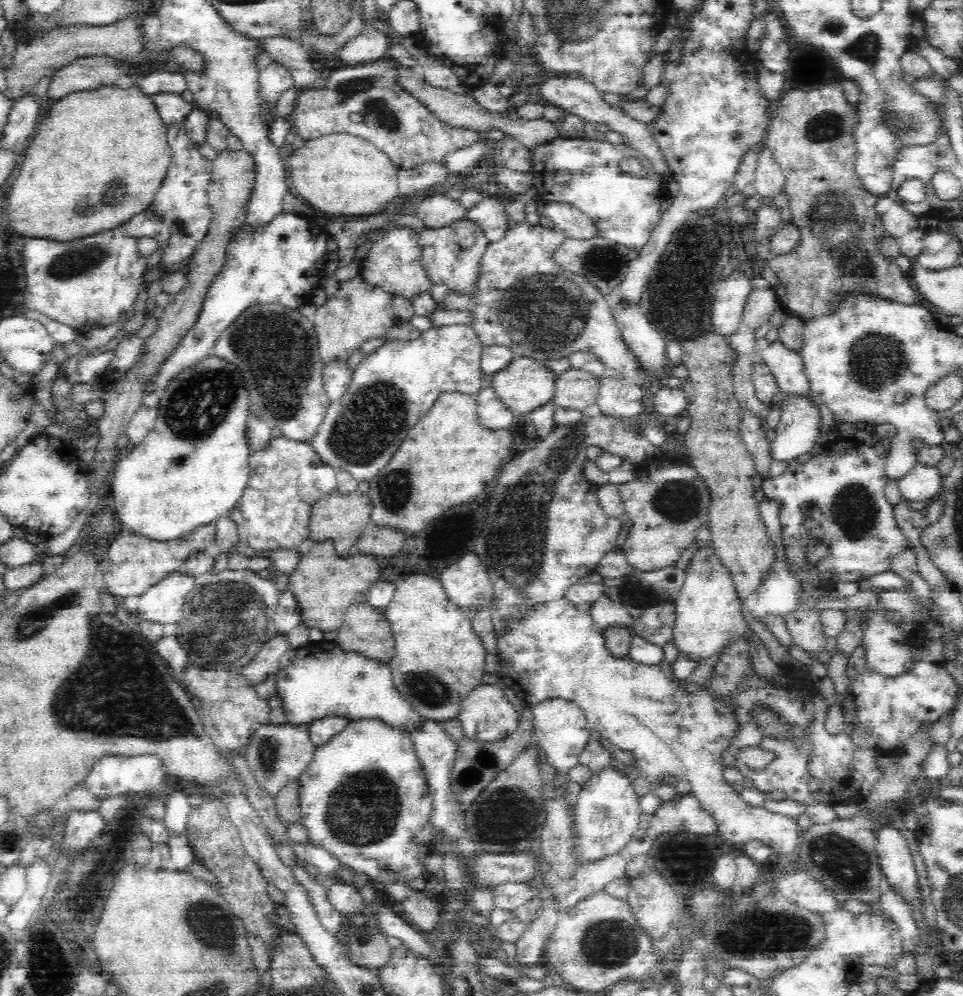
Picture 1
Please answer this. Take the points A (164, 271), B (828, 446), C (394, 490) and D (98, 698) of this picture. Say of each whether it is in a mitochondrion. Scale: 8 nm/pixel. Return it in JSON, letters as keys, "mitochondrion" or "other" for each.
{"A":"other","B":"other","C":"mitochondrion","D":"mitochondrion"}

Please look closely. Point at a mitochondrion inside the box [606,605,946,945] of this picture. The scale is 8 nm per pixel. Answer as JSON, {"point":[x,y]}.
{"point":[847,868]}

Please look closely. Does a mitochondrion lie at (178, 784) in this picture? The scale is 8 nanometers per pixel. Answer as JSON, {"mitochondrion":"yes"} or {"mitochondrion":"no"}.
{"mitochondrion":"no"}

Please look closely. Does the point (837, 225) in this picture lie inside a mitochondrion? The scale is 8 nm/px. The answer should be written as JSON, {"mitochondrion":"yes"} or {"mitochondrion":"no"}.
{"mitochondrion":"yes"}

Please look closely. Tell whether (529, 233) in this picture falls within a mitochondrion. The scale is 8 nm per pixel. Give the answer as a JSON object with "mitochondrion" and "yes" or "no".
{"mitochondrion":"no"}

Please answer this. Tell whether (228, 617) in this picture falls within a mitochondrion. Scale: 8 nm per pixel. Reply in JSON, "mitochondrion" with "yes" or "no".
{"mitochondrion":"yes"}

